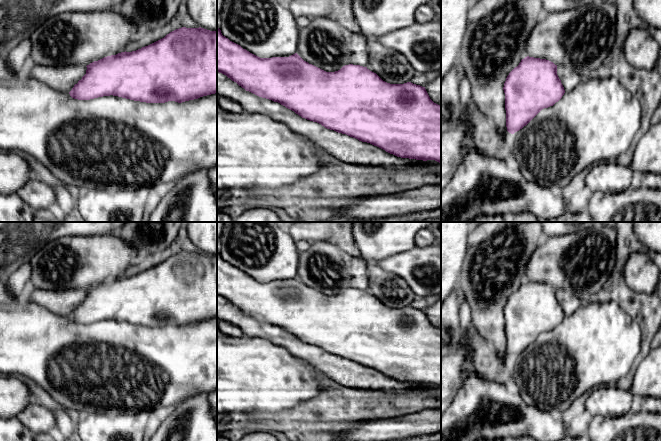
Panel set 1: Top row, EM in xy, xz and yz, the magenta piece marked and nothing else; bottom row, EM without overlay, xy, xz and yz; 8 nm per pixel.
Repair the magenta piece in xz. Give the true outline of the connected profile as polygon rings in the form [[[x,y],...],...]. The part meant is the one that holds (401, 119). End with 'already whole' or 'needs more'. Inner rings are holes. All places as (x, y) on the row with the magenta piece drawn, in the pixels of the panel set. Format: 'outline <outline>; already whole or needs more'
outline [[[217,28],[217,95],[238,103],[245,112],[262,114],[286,125],[291,131],[309,138],[316,146],[344,163],[384,169],[428,166],[426,164],[427,160],[435,160],[441,163],[441,105],[430,99],[425,87],[411,82],[404,84],[387,83],[367,67],[349,64],[338,71],[326,72],[304,61],[297,53],[289,57],[260,58],[230,41]]]; needs more

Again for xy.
outline [[[204,28],[176,29],[164,38],[132,52],[121,52],[104,57],[89,65],[50,67],[29,63],[24,72],[55,91],[69,93],[78,100],[90,100],[103,96],[118,96],[146,103],[182,103],[217,93],[217,32]]]; needs more

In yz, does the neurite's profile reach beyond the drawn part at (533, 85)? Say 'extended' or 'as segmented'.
extended

